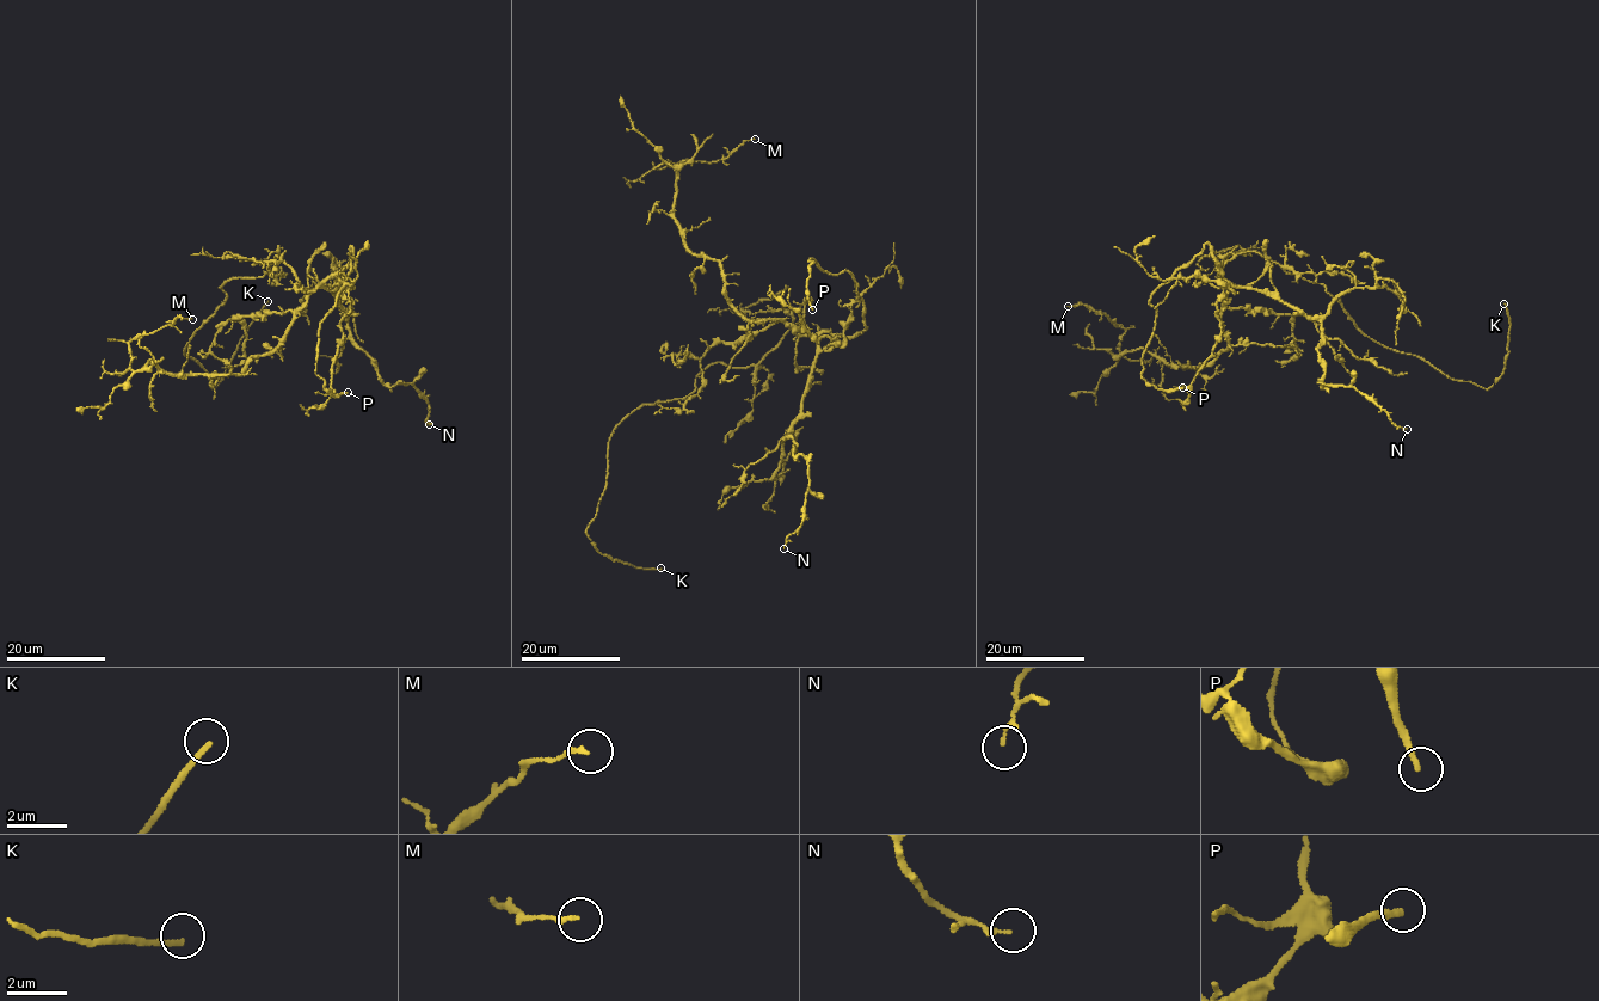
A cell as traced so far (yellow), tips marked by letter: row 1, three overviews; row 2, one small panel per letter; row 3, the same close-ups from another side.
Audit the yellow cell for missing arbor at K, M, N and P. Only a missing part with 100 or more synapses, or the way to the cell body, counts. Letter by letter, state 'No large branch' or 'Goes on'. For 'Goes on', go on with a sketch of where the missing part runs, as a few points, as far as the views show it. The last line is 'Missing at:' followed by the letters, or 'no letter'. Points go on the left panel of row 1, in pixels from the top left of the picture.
K: Goes on
M: No large branch
N: No large branch
P: No large branch
Missing at: K

